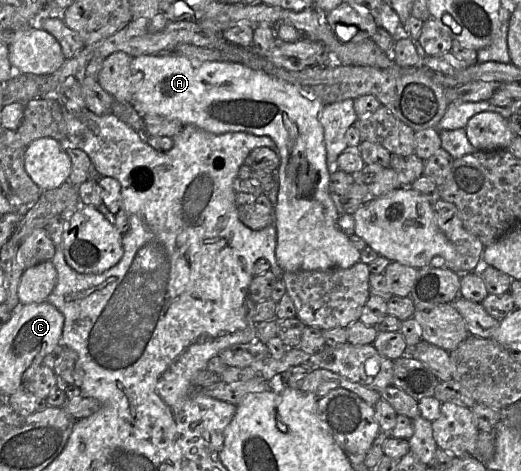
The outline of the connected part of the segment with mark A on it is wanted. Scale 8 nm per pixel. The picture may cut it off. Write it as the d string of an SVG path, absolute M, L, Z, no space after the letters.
M142 54L132 58L132 71L142 74L139 88L134 95L134 106L141 114L178 120L183 126L193 125L213 134L246 132L273 139L280 158L277 169L279 193L274 206L274 224L277 231L275 256L283 272L347 269L360 261L361 253L339 226L340 215L330 198L330 173L323 127L320 123L325 104L317 96L298 89L285 80L232 61L199 62L185 56Z

